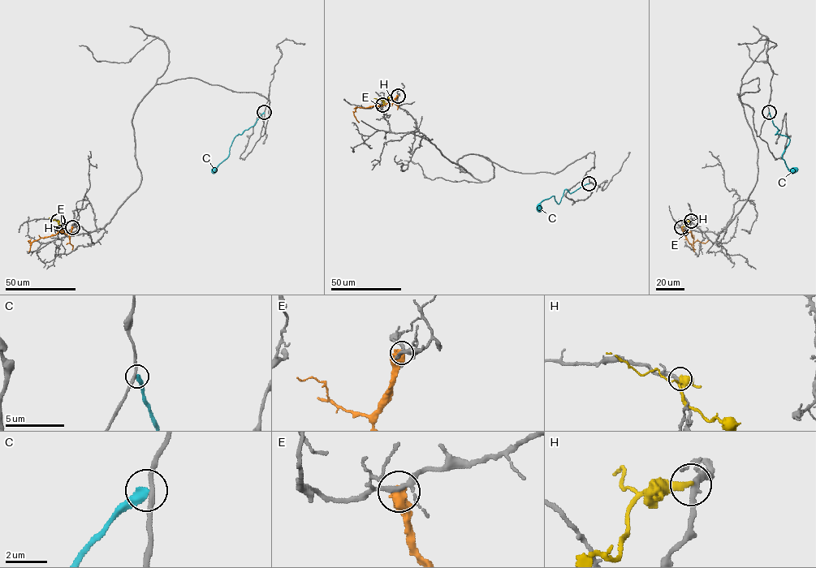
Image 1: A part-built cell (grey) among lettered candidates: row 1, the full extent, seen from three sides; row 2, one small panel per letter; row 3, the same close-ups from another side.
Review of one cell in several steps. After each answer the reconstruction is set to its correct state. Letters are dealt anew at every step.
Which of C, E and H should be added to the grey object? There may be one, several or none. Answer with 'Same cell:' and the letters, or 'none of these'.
Same cell: none of these

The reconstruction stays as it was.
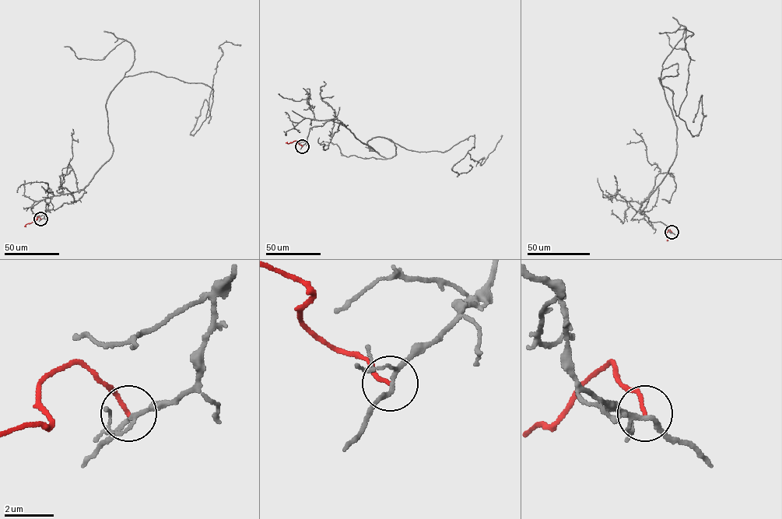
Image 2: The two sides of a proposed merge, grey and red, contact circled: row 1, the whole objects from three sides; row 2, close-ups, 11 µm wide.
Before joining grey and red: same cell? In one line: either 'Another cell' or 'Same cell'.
Another cell

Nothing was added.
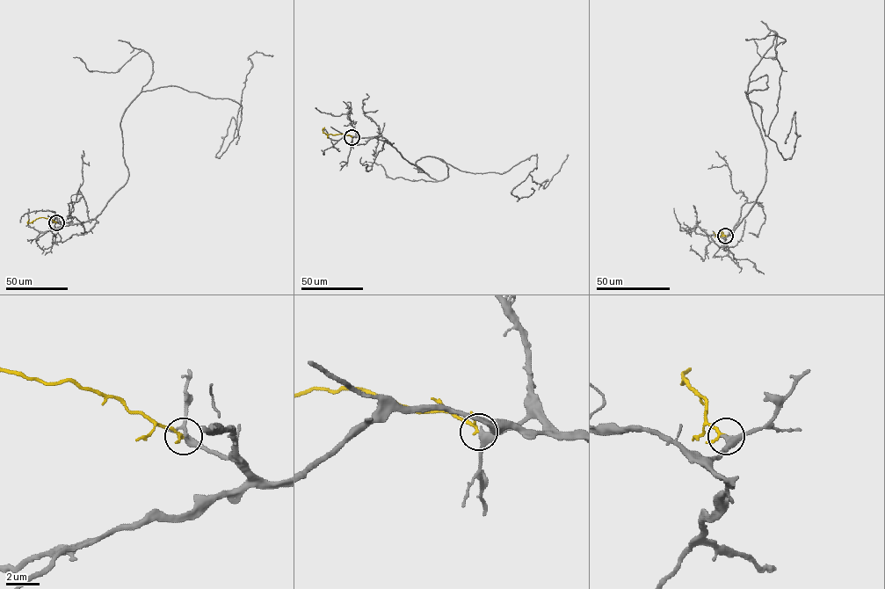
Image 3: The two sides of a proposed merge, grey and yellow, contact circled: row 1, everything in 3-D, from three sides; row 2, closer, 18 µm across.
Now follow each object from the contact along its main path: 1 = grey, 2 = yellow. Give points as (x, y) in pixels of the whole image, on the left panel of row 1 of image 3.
1: (56, 222), (95, 218), (126, 181), (120, 123), (141, 91), (233, 100), (235, 137), (249, 56), (272, 55)
2: (56, 222), (39, 217), (28, 223), (29, 219)

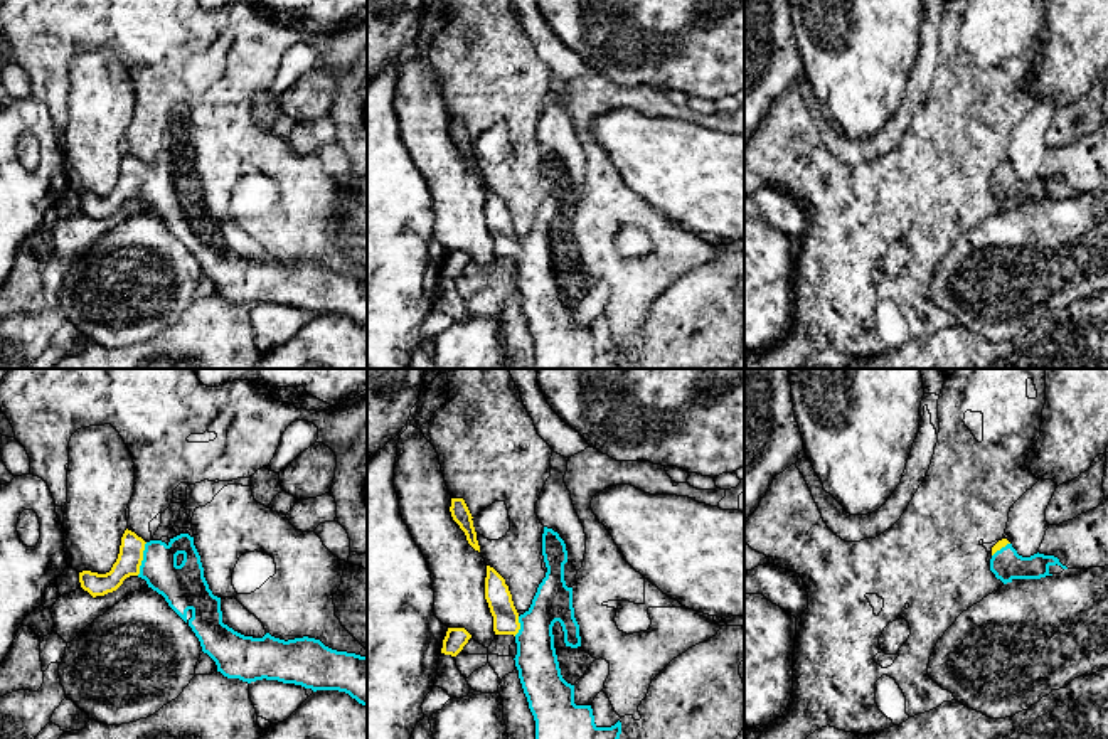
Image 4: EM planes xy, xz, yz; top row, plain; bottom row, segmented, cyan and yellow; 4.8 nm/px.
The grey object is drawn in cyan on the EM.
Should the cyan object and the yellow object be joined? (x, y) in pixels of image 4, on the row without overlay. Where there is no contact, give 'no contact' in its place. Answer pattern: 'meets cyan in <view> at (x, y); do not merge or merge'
meets cyan in xy at (143, 182); merge

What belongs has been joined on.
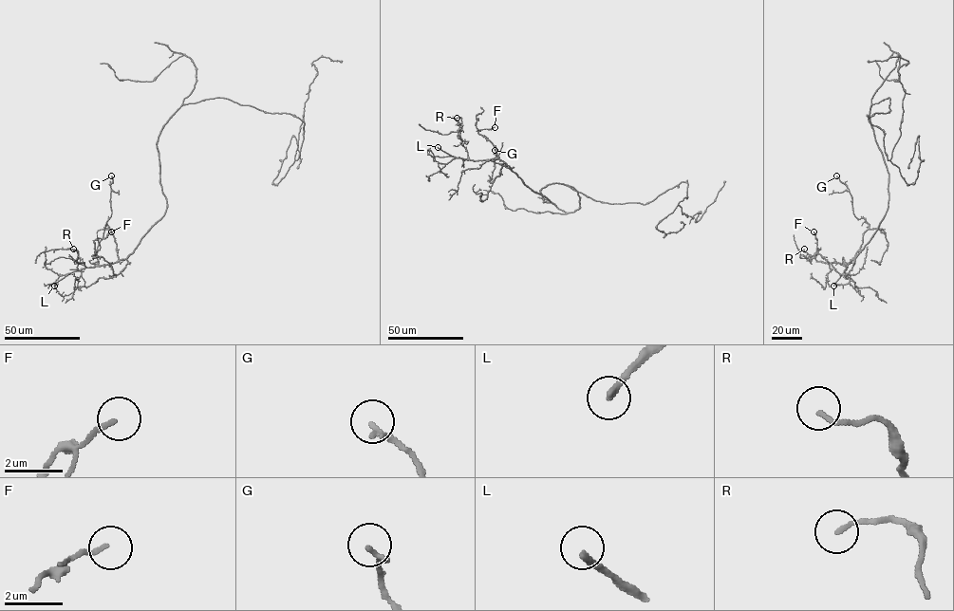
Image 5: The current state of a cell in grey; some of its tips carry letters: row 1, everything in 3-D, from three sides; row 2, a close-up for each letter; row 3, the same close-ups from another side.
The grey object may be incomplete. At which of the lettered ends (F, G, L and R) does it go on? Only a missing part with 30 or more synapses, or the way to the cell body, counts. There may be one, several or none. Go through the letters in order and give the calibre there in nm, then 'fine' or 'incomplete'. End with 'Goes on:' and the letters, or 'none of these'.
F: 140 nm thick; fine
G: 180 nm thick; fine
L: 220 nm thick; incomplete
R: 150 nm thick; fine
Goes on: L

